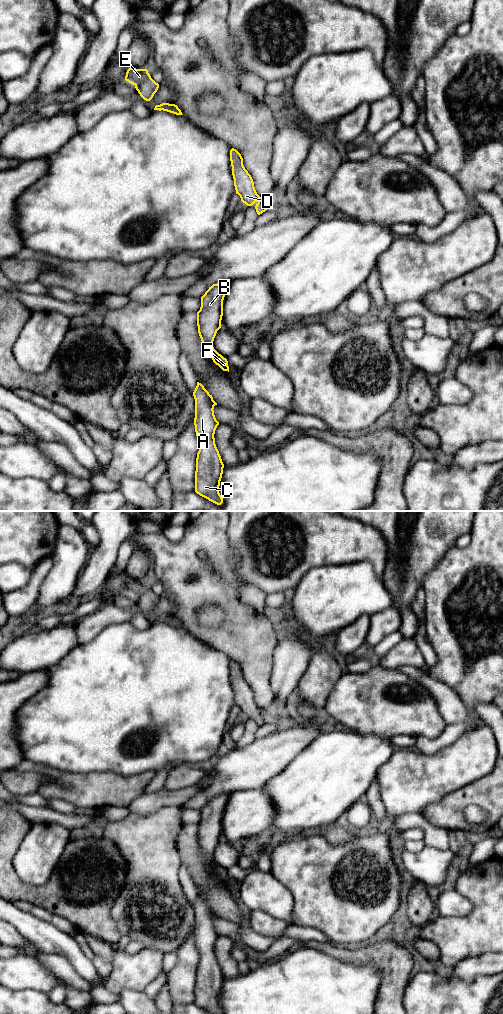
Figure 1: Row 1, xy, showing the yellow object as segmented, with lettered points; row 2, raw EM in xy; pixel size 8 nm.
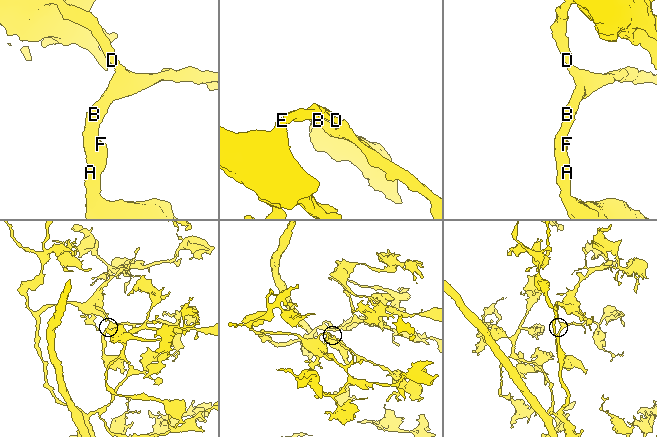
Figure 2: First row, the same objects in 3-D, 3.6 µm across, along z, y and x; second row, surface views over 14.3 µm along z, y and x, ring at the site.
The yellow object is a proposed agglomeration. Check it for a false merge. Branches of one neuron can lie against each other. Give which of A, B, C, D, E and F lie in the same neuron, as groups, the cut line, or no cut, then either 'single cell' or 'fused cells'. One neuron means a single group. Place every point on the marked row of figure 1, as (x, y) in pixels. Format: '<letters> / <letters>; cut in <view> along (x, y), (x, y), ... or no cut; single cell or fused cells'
A B C D E F; no cut; single cell

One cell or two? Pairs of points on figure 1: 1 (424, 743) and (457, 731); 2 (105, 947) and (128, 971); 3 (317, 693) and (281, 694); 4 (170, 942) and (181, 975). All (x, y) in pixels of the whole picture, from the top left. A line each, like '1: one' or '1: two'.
1: one
2: two
3: two
4: two

